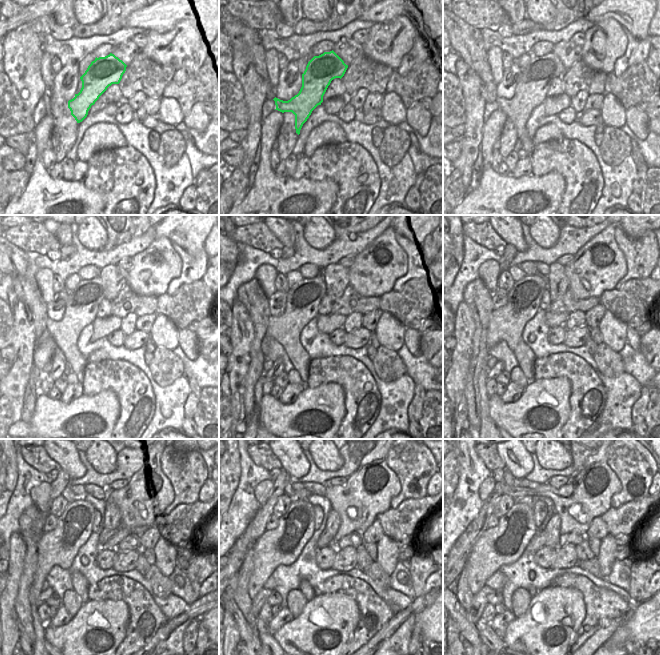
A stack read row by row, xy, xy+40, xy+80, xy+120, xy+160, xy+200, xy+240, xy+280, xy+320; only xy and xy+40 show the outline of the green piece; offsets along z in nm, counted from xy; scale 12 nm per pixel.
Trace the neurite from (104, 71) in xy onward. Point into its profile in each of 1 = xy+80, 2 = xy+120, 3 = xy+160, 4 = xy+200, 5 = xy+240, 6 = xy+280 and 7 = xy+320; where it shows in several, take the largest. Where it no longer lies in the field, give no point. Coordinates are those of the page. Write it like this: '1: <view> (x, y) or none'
1: xy+80 (531, 90)
2: xy+120 (82, 305)
3: xy+160 (303, 298)
4: xy+200 (507, 323)
5: xy+240 (59, 547)
6: xy+280 (282, 546)
7: xy+320 (504, 544)

